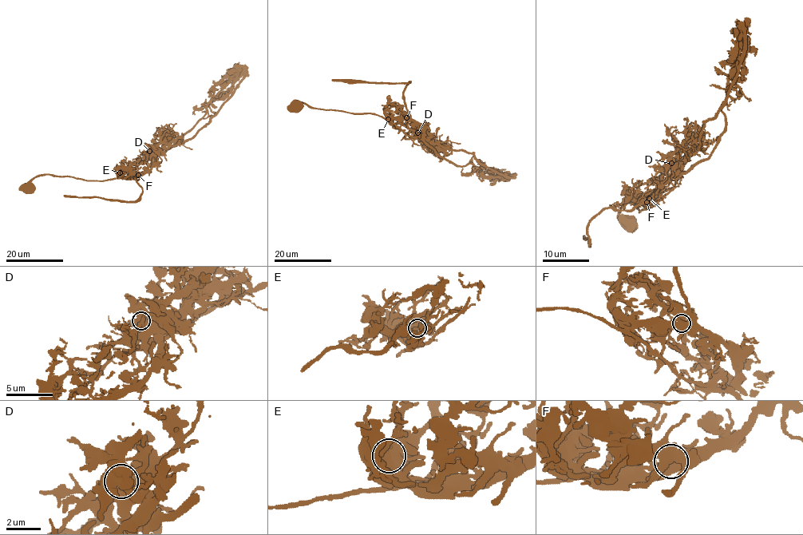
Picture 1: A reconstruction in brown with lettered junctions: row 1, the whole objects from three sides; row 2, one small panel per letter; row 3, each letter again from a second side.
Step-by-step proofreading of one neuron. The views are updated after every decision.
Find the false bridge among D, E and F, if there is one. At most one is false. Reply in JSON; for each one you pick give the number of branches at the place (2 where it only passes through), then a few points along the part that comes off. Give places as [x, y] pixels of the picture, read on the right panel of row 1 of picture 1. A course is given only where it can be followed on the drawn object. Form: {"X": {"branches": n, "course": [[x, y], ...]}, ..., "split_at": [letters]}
{"E": {"branches": 4, "course": [[649, 198], [647, 205], [698, 148], [704, 124], [725, 100], [743, 57], [741, 25], [737, 51], [721, 67]]}, "split_at": ["E"]}

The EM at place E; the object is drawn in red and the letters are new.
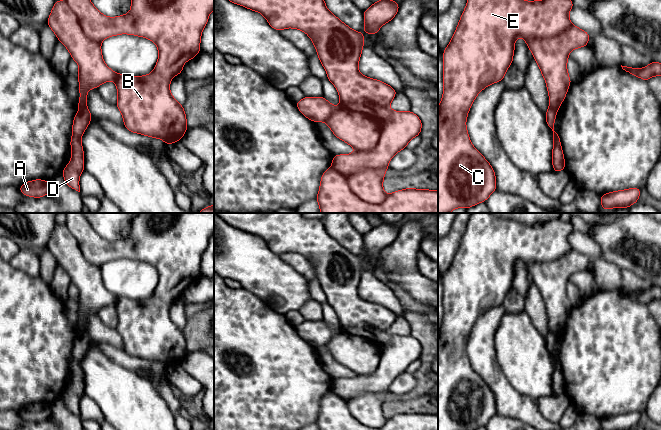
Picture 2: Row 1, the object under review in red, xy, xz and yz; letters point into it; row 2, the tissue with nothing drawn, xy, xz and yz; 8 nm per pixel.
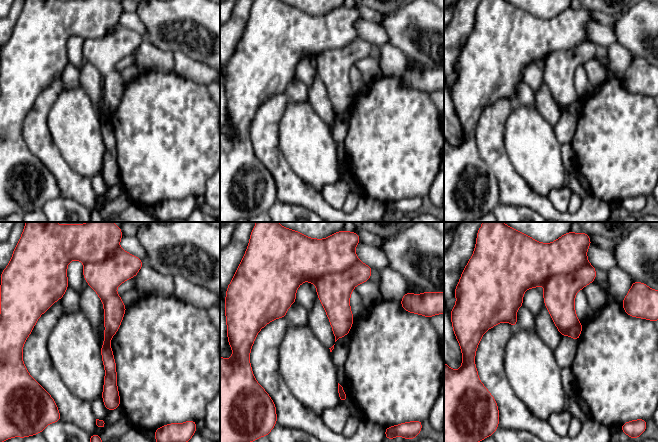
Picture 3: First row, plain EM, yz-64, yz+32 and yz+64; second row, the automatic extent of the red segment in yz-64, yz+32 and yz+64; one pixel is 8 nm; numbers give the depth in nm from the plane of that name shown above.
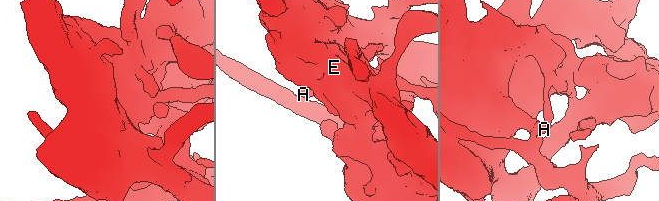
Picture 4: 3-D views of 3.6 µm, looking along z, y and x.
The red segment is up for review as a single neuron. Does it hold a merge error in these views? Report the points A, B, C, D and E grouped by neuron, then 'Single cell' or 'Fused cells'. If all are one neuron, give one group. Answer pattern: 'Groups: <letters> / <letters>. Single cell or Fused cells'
Groups: A B C E / D. Fused cells

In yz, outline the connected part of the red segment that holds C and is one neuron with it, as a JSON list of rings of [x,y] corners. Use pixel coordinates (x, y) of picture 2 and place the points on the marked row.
[[[467,0],[466,7],[460,17],[458,26],[452,36],[452,39],[448,46],[443,51],[443,95],[438,107],[438,213],[449,213],[455,208],[468,209],[469,207],[475,206],[478,203],[485,202],[488,197],[496,191],[496,177],[495,171],[484,156],[472,145],[468,131],[466,128],[466,120],[469,110],[472,106],[473,101],[477,95],[489,85],[503,81],[504,75],[513,62],[513,55],[515,49],[515,40],[521,36],[529,50],[533,54],[533,58],[536,60],[541,74],[543,75],[546,84],[552,88],[549,91],[549,108],[556,110],[556,105],[562,103],[563,97],[566,95],[566,91],[571,84],[571,79],[567,71],[567,60],[569,53],[577,48],[585,47],[588,45],[590,35],[573,25],[569,19],[569,11],[574,7],[572,0],[536,0],[536,1],[525,1],[525,0]]]

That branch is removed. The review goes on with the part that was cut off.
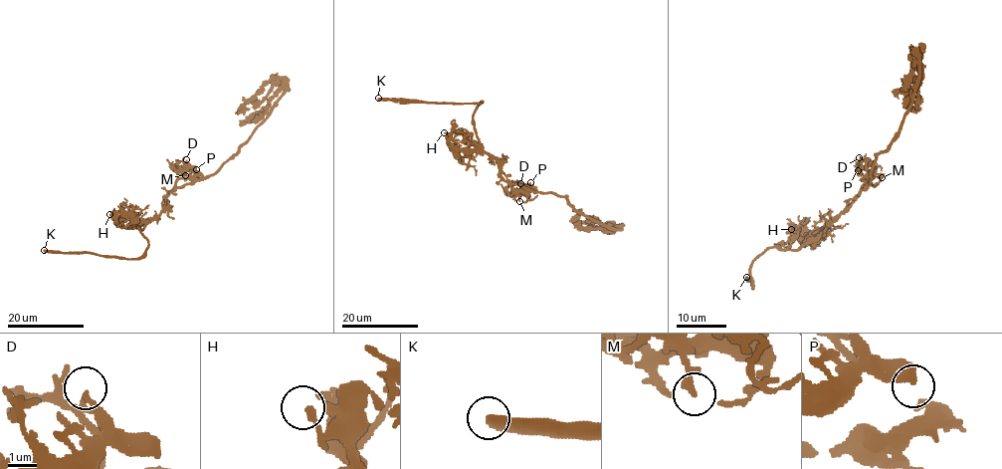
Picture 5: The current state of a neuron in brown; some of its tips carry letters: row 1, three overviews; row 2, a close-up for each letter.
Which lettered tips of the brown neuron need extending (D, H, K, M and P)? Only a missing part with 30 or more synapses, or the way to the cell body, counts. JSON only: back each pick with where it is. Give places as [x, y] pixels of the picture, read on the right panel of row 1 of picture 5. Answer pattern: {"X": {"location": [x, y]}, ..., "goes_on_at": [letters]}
{"K": {"location": [746, 277]}, "goes_on_at": ["K"]}

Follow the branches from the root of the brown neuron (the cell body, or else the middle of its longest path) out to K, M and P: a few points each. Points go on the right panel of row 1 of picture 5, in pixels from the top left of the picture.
K: (859, 193), (812, 241), (796, 249), (767, 247), (751, 266), (752, 289), (752, 282), (746, 277)
M: (859, 193), (874, 176), (882, 177)
P: (859, 193), (872, 174), (864, 166), (858, 170)

